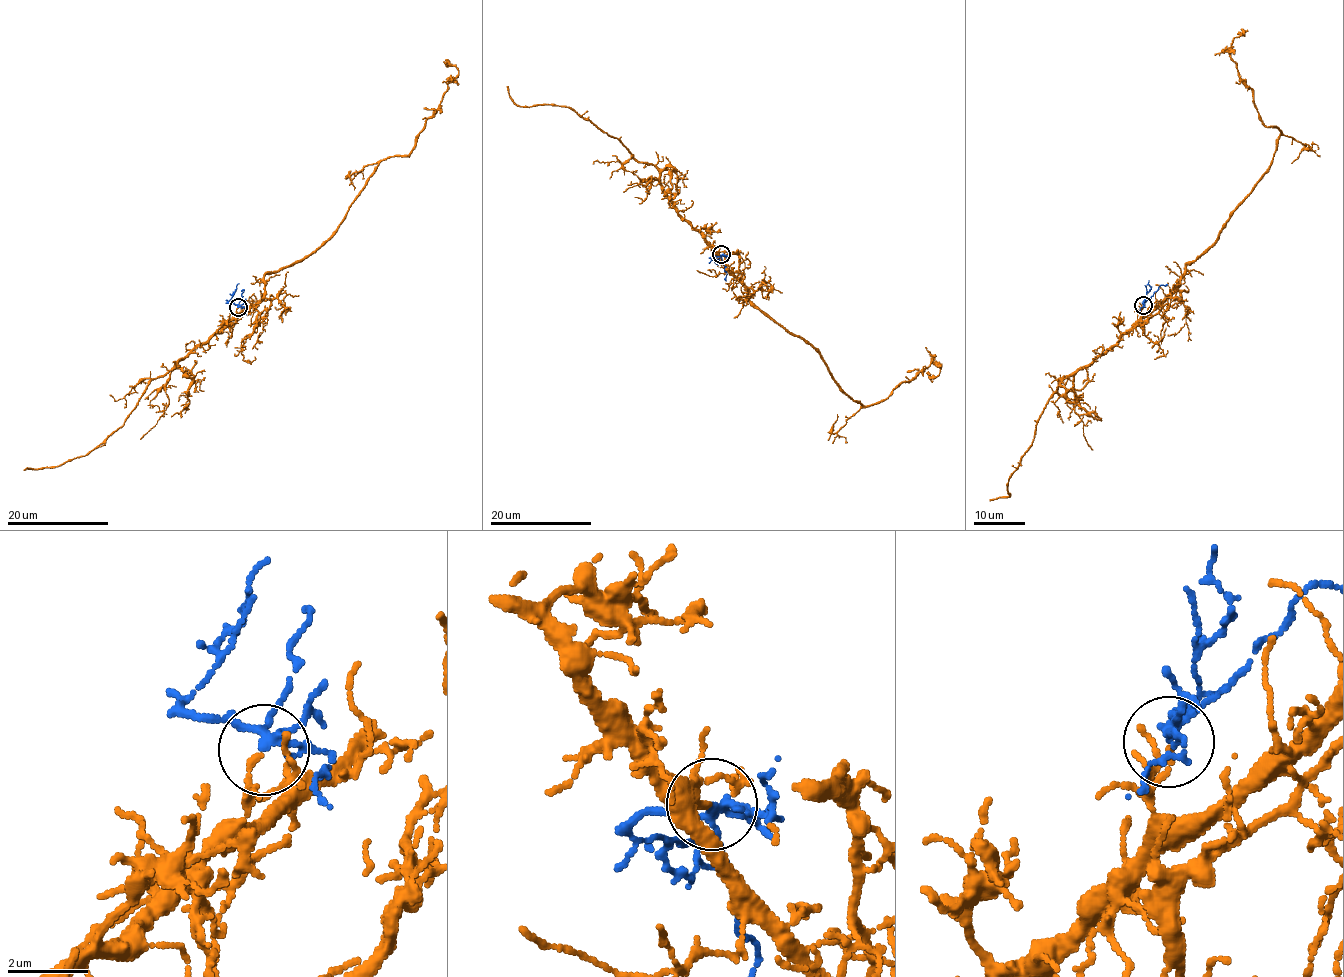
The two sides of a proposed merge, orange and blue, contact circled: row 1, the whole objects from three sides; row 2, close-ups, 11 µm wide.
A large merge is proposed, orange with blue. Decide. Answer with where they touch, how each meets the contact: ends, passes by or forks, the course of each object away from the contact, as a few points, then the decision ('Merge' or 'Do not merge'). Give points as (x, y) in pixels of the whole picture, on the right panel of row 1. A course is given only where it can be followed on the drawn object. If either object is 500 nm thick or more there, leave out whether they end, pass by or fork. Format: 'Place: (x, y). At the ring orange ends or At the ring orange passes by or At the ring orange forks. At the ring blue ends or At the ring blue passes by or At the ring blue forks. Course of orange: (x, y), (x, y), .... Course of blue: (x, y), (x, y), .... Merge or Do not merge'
Place: (1143, 305). At the ring orange ends. At the ring blue forks. Course of orange: (1142, 305), (1150, 314), (1179, 284), (1273, 157), (1280, 132), (1262, 121), (1230, 55), (1238, 31). Course of blue: (1142, 304), (1149, 280). Merge

